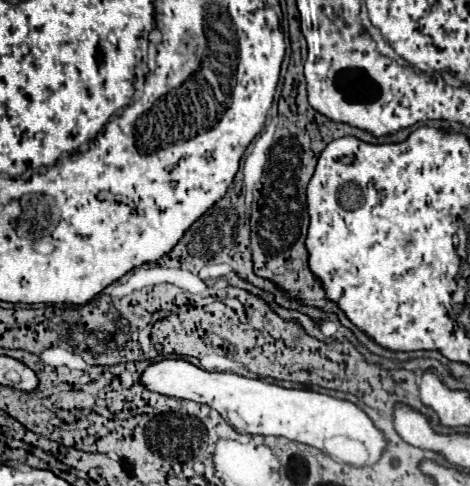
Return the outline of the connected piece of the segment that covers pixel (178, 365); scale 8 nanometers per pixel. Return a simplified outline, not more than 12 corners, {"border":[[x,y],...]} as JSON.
{"border":[[184,358],[140,382],[208,404],[236,432],[284,436],[340,464],[388,446],[362,408]]}

